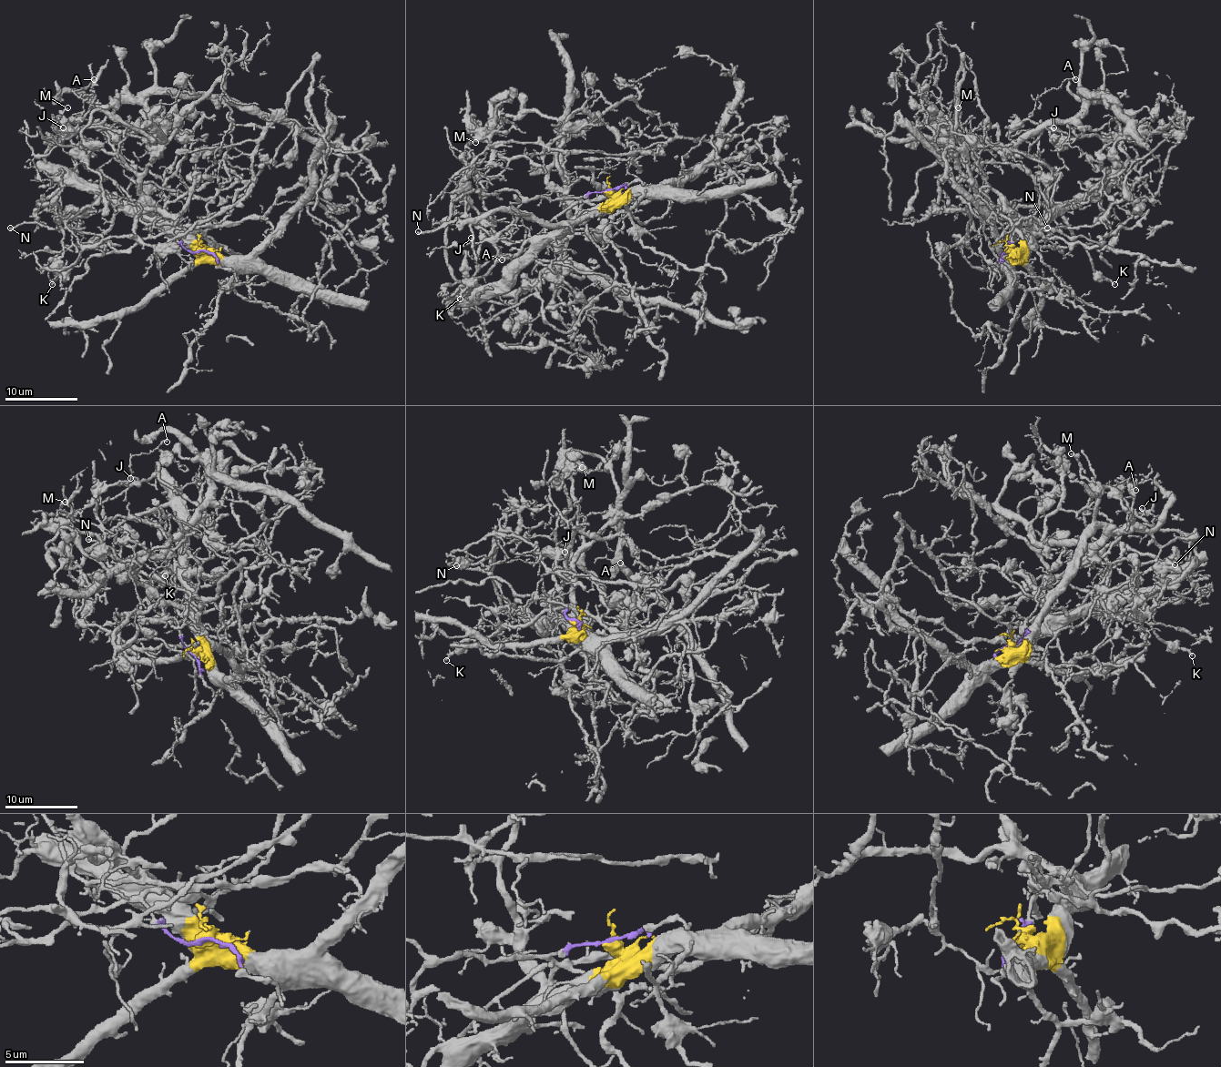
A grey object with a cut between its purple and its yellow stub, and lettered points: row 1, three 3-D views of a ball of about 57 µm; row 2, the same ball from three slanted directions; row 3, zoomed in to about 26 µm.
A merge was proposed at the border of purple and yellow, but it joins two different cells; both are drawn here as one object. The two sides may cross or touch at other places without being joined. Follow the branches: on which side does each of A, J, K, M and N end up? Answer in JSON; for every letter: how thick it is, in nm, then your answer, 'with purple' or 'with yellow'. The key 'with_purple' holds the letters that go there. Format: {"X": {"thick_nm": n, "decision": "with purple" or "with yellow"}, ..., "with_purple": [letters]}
{"A": {"thick_nm": 150, "decision": "with yellow"}, "J": {"thick_nm": 150, "decision": "with yellow"}, "K": {"thick_nm": 200, "decision": "with yellow"}, "M": {"thick_nm": 200, "decision": "with purple"}, "N": {"thick_nm": 240, "decision": "with purple"}, "with_purple": ["M", "N"]}

